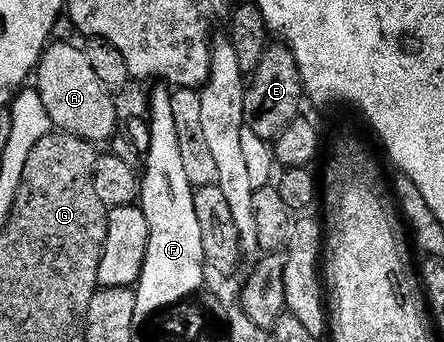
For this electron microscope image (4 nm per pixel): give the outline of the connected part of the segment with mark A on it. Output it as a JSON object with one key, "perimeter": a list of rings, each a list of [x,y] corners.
{"perimeter":[[[59,40],[48,45],[43,52],[43,59],[37,67],[41,104],[45,104],[45,112],[49,112],[49,120],[56,131],[72,134],[86,142],[110,143],[117,133],[115,125],[119,122],[115,102],[111,99],[114,97],[97,80],[86,49],[79,47],[78,50],[70,44],[70,41]]]}

